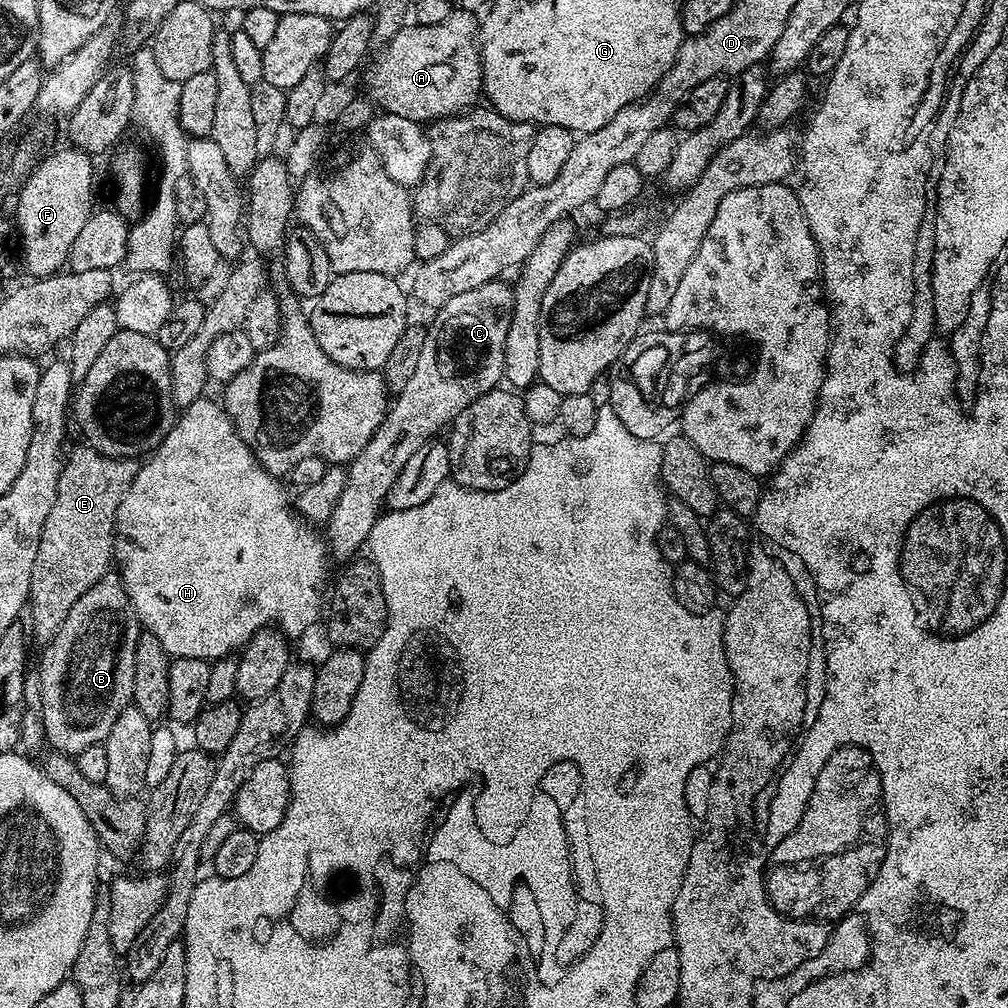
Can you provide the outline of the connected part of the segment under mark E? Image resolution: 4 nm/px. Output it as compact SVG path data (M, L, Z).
M79 446L67 453L66 459L60 470L58 478L58 486L56 487L56 497L54 498L54 506L50 506L50 514L46 514L46 522L42 526L42 538L38 542L38 558L34 558L34 570L32 571L32 595L30 597L30 612L32 608L32 628L30 624L30 632L34 637L36 635L37 645L43 646L49 644L54 638L54 634L58 634L58 630L62 626L62 622L66 622L66 614L70 614L74 602L78 602L78 598L82 598L82 594L86 594L86 590L90 590L90 586L94 586L99 580L109 575L110 569L114 564L114 549L116 546L116 515L118 514L118 506L122 502L122 498L126 494L126 490L134 482L136 477L136 469L138 467L135 459L119 460L118 458L110 458L106 454L102 454L98 450L87 446Z

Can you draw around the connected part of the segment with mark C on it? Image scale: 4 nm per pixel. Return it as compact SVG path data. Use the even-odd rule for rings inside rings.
M497 278L482 286L474 286L474 290L466 290L466 294L454 294L450 302L435 309L436 317L433 318L432 325L427 325L425 345L422 346L414 374L406 386L395 393L384 421L378 426L370 442L366 442L364 449L347 465L346 487L342 490L342 498L338 498L338 504L334 506L326 525L326 543L335 559L337 556L338 559L347 561L357 555L355 552L359 548L361 551L367 545L374 522L385 511L390 486L394 486L398 474L402 474L402 466L410 462L410 457L418 451L418 446L433 439L439 433L436 432L439 428L447 429L458 413L470 406L470 402L474 402L504 380L506 330L512 317L512 290L504 282Z

